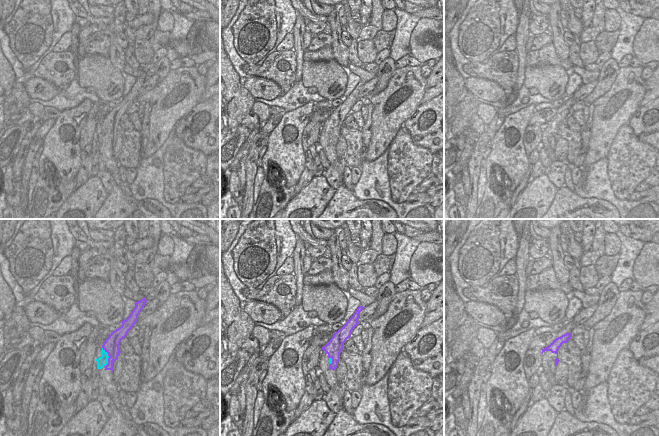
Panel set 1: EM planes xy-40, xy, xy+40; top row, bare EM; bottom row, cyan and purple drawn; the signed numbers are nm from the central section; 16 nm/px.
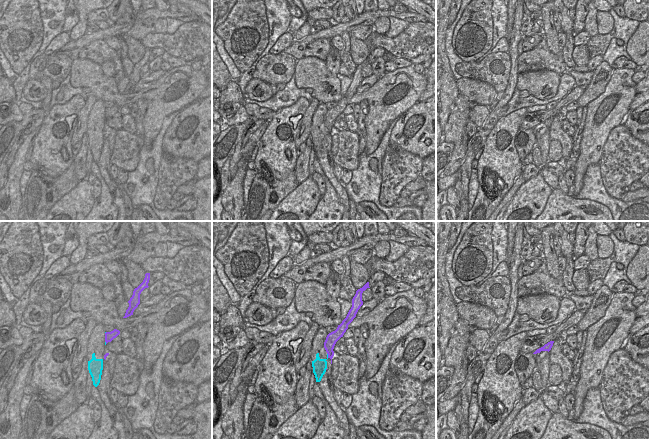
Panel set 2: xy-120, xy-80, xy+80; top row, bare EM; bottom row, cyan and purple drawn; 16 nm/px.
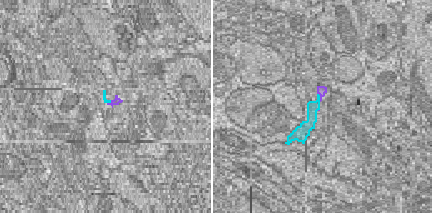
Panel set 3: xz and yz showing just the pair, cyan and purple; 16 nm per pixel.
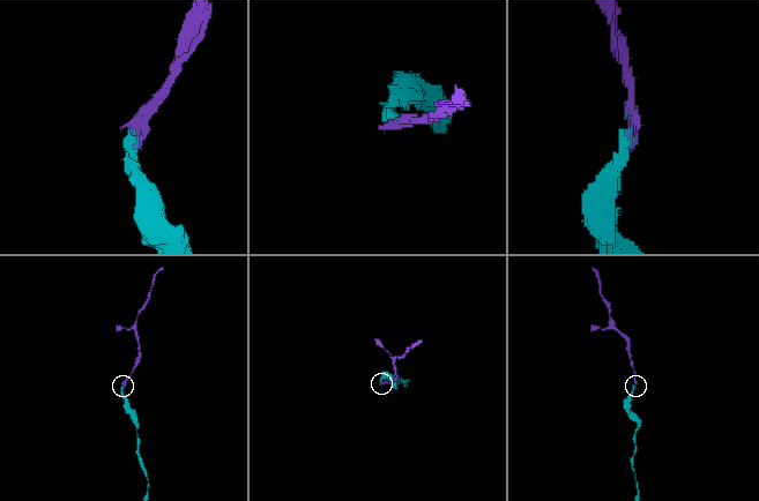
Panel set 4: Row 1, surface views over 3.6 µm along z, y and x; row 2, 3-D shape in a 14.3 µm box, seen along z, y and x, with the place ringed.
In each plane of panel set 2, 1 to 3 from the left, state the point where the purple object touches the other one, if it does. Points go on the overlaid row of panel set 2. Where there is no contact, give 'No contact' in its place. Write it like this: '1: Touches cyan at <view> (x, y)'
1: No contact
2: Touches cyan at xy-80 (327, 355)
3: No contact

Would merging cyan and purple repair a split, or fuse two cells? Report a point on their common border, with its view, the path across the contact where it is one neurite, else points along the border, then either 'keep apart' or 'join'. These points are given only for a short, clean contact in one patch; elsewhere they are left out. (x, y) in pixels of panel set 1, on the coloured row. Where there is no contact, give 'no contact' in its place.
meets cyan in xy-40 at (108, 357); keep apart

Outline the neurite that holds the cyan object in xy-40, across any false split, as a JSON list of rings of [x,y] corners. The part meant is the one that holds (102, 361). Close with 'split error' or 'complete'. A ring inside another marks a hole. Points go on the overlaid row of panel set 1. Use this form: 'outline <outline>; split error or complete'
outline [[[104,327],[99,330],[99,334],[96,338],[96,354],[95,358],[97,361],[98,370],[102,369],[104,366],[108,364],[108,353],[102,348],[103,343],[109,337],[111,332],[109,331],[108,327]]]; split error

